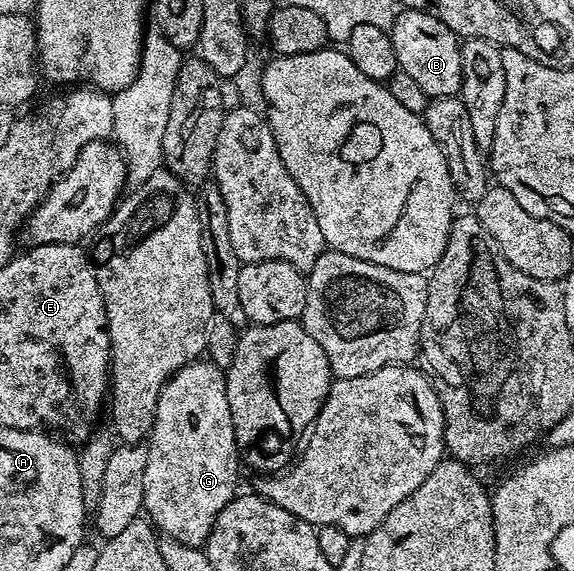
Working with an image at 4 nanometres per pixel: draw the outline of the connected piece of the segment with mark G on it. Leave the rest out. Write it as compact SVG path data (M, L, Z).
M199 360L189 362L173 374L158 397L146 450L143 507L149 521L167 538L180 544L205 547L216 516L224 512L239 489L240 455L234 439L232 412L228 408L223 367Z

